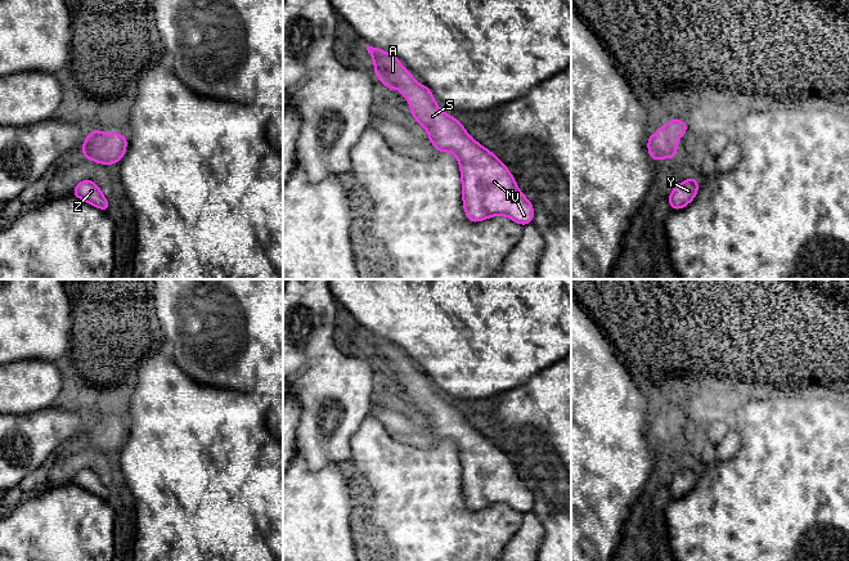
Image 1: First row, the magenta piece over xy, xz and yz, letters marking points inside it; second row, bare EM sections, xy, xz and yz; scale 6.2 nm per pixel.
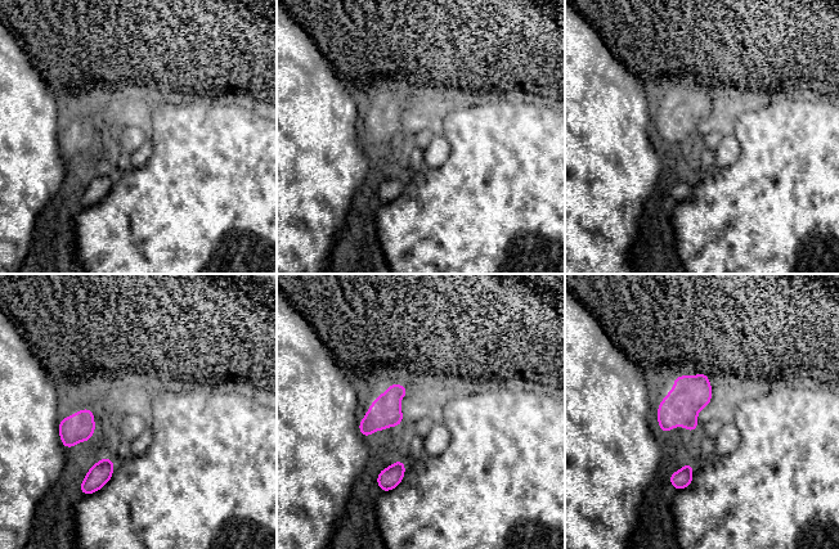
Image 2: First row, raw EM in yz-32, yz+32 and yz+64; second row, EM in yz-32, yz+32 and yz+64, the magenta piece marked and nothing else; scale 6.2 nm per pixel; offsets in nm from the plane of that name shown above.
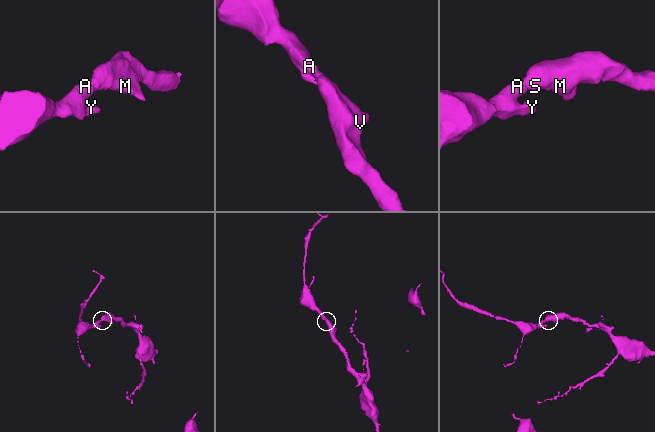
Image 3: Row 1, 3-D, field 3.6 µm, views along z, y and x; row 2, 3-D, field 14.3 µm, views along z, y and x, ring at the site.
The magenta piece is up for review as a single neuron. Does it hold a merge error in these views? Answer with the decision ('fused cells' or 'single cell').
single cell

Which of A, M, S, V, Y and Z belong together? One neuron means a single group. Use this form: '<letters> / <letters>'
A M S V Y Z

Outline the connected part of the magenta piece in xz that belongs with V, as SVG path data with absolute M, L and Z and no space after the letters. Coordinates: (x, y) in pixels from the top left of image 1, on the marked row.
M365 46L374 62L374 75L388 90L397 87L400 94L409 100L413 117L424 126L434 148L437 152L453 152L457 156L461 167L463 207L468 221L479 223L503 215L524 226L533 223L531 202L518 189L511 171L497 154L473 140L457 118L443 112L431 90L426 85L415 82L410 69L405 69L400 59L382 49Z

